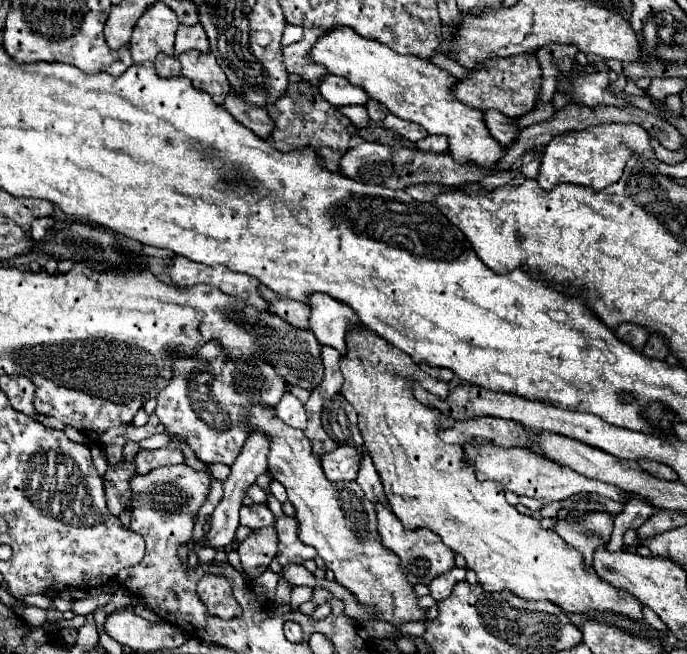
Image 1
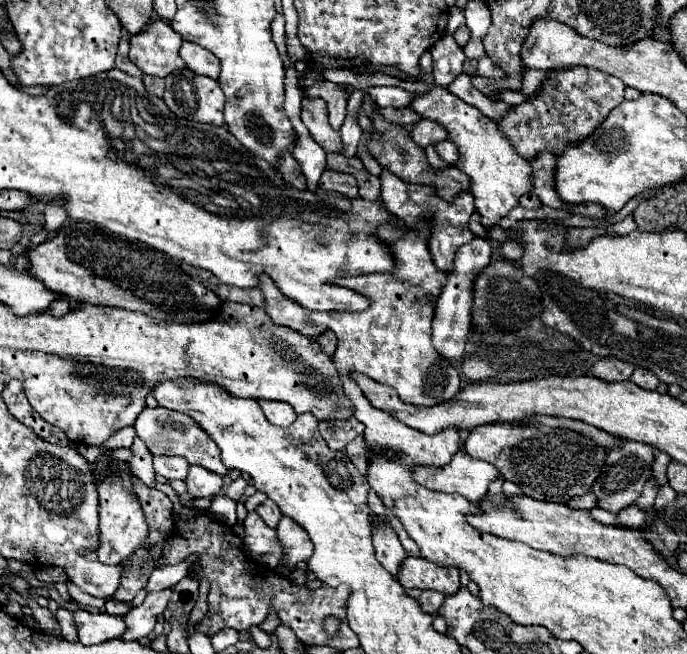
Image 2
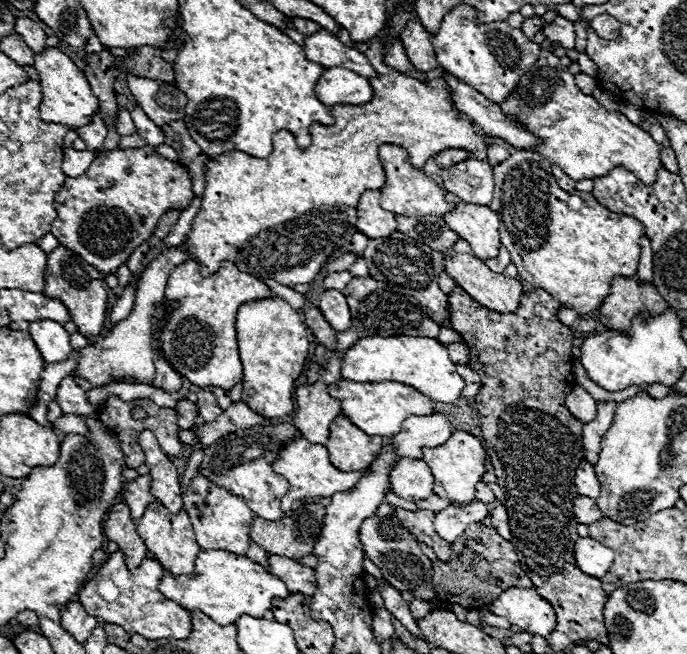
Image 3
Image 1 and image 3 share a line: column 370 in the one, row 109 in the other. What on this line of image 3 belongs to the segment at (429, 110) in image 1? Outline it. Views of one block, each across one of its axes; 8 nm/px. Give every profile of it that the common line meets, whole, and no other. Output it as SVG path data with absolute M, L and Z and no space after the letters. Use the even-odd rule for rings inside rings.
M46 48L44 52L36 54L34 68L38 70L42 92L44 92L44 100L40 104L40 118L44 122L66 124L72 130L90 124L90 118L98 112L98 98L94 96L92 86L88 84L84 72L78 70L76 64L58 48Z

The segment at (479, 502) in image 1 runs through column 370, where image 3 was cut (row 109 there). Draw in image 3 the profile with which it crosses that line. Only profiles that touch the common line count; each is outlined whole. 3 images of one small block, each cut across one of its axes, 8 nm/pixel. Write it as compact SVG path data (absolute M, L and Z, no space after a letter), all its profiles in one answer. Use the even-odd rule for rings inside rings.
M378 38L370 40L368 50L364 52L378 72L376 78L369 79L374 90L374 98L368 104L339 104L332 108L334 124L312 126L312 144L308 148L300 148L296 138L288 130L282 130L274 136L274 150L266 158L254 158L240 150L226 152L218 158L212 158L206 164L206 190L202 210L196 214L192 222L192 230L188 232L182 246L188 250L192 260L200 264L203 277L218 271L222 260L234 262L242 272L256 276L260 280L276 280L286 286L308 284L316 278L326 258L338 248L346 248L356 234L356 206L360 196L366 190L380 190L384 186L384 170L378 158L378 148L382 144L398 144L398 146L414 146L416 154L422 158L422 166L446 148L460 148L476 154L478 160L488 160L486 138L484 134L464 112L458 112L454 100L450 96L448 84L442 76L428 80L426 84L396 72L394 68L382 62L382 46Z

